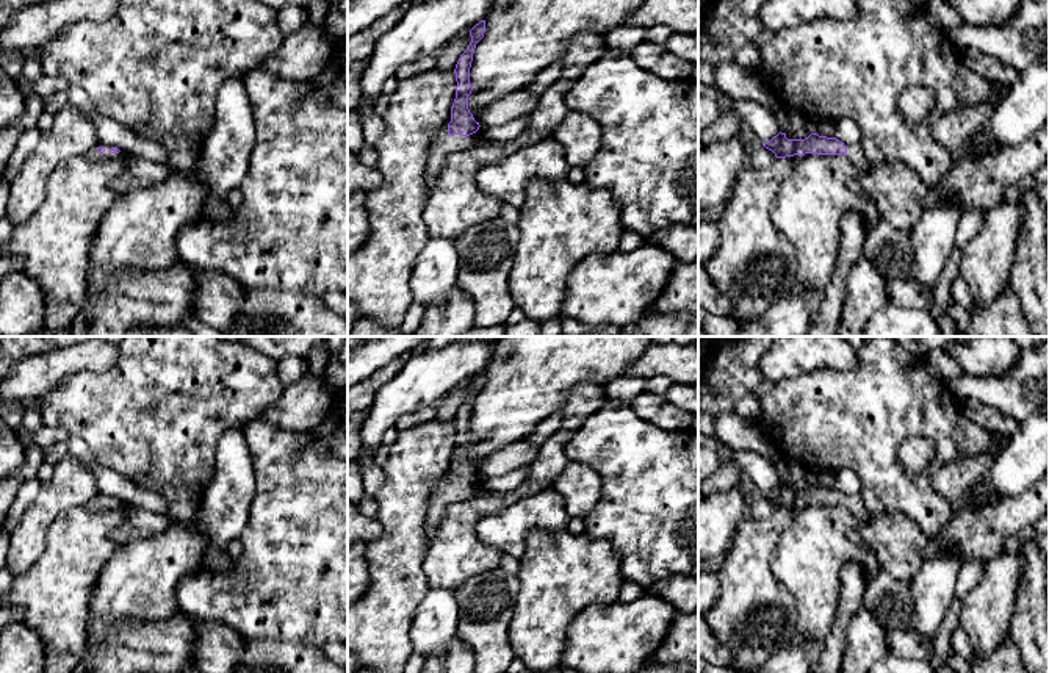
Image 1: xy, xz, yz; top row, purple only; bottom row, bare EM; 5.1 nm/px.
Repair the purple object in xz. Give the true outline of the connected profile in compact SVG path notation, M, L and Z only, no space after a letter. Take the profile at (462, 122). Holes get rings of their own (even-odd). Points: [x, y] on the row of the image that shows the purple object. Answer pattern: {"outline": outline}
{"outline": "M481 20L470 30L471 42L460 55L456 74L456 99L451 106L451 122L435 138L427 157L427 193L431 193L443 171L448 155L467 150L478 144L474 133L479 130L479 122L474 121L468 110L468 95L473 91L470 85L470 67L476 44L484 38L485 20Z"}

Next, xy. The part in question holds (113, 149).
{"outline": "M97 142L94 149L91 149L85 158L89 161L99 161L99 160L117 160L125 158L127 155L121 152L117 147L113 147L106 142Z"}

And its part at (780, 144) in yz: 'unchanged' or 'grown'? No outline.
grown

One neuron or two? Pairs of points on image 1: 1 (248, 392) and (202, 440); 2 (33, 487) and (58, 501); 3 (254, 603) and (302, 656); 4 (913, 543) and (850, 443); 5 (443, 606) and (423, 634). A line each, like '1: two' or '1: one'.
1: one
2: two
3: two
4: two
5: one

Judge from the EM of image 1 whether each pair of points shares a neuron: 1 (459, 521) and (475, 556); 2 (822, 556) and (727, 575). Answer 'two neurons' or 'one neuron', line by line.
1: one neuron
2: two neurons

